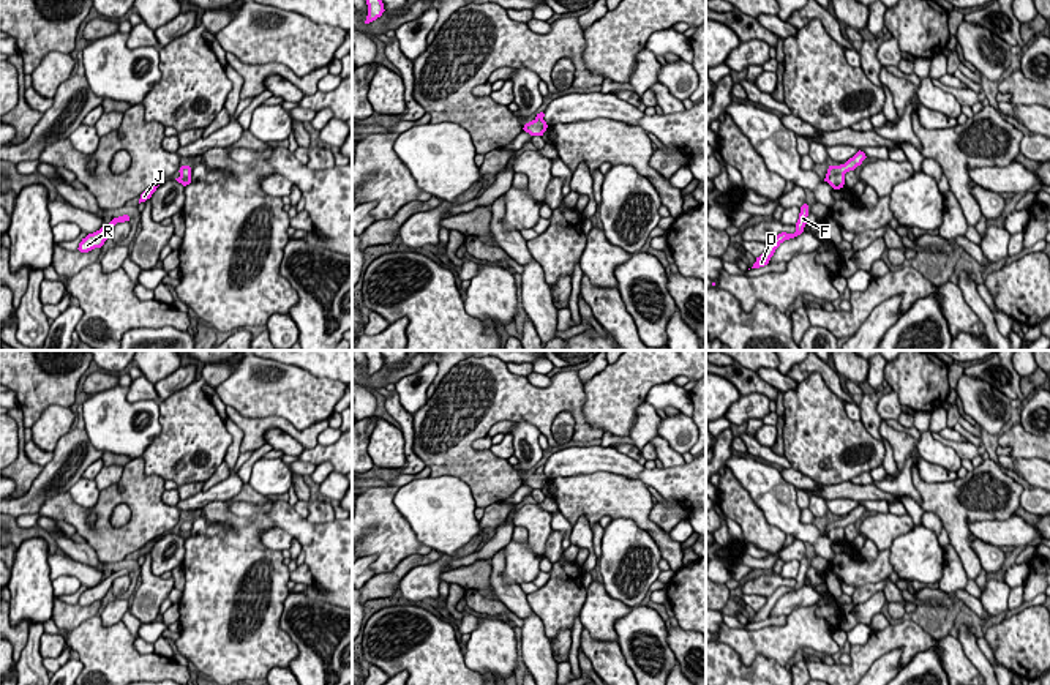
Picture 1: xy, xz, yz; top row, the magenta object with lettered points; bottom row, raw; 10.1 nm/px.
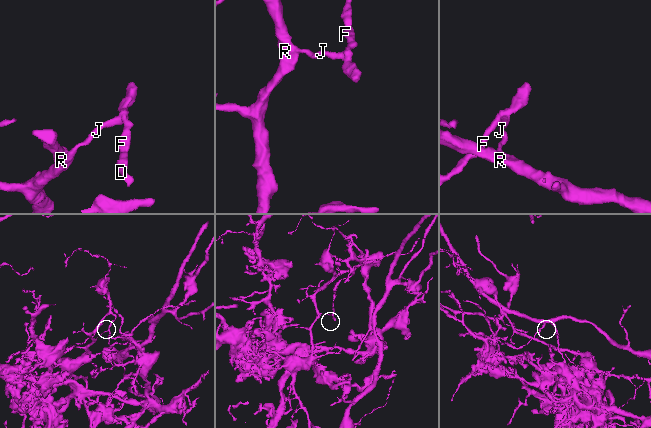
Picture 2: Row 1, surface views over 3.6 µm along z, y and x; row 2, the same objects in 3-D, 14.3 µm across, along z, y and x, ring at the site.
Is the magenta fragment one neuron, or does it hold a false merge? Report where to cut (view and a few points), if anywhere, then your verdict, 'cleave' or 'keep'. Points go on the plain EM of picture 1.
cut yz (843, 527), (832, 527), (826, 534); cleave

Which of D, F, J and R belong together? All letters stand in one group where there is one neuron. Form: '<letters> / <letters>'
D F / J R

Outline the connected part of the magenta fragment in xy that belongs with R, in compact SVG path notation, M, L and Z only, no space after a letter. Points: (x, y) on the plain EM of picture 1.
M128 568L114 571L109 578L103 579L99 584L88 587L85 592L82 592L77 603L81 606L88 606L95 601L101 601L104 598L104 595L109 592L109 589L112 587L112 581L117 576L125 576L125 575L129 575Z

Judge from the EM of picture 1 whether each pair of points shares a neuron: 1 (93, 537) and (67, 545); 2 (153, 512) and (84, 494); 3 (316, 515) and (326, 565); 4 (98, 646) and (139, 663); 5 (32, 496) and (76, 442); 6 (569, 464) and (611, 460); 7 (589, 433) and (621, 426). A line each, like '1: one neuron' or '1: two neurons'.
1: two neurons
2: two neurons
3: two neurons
4: one neuron
5: one neuron
6: one neuron
7: two neurons

